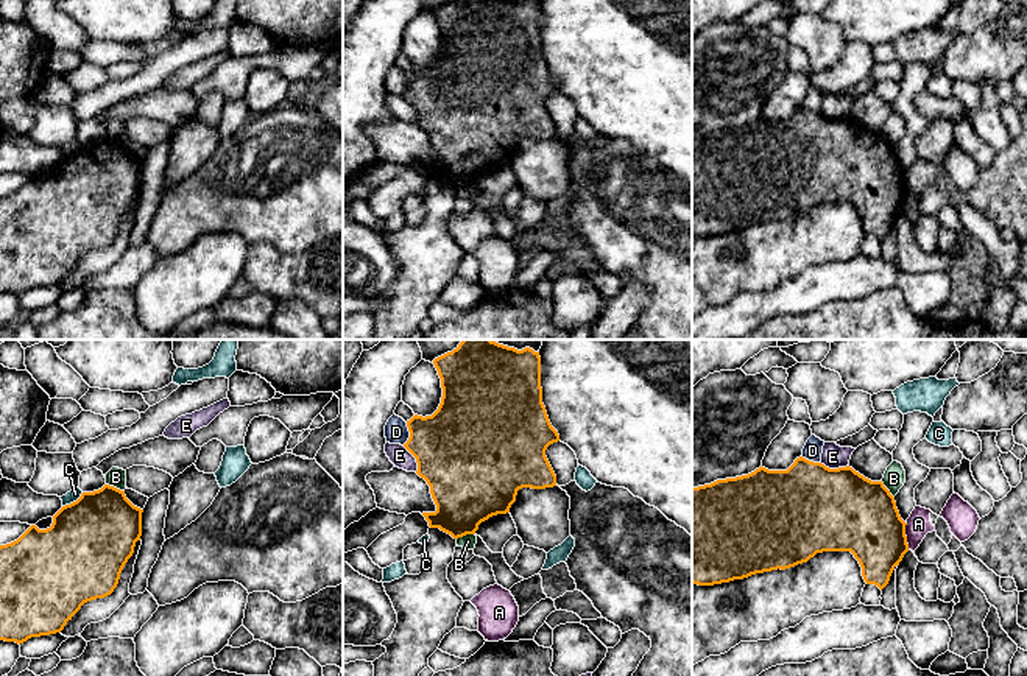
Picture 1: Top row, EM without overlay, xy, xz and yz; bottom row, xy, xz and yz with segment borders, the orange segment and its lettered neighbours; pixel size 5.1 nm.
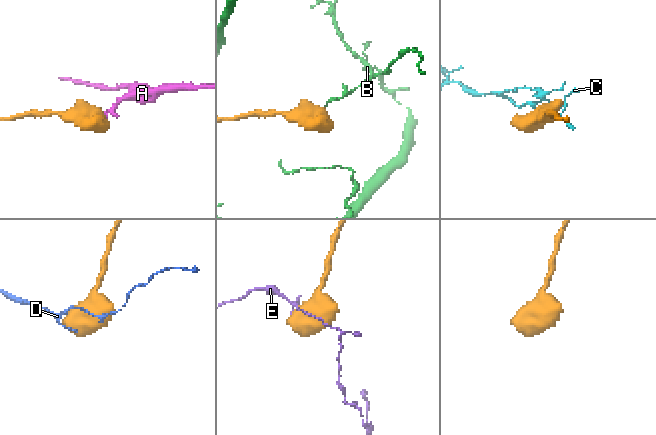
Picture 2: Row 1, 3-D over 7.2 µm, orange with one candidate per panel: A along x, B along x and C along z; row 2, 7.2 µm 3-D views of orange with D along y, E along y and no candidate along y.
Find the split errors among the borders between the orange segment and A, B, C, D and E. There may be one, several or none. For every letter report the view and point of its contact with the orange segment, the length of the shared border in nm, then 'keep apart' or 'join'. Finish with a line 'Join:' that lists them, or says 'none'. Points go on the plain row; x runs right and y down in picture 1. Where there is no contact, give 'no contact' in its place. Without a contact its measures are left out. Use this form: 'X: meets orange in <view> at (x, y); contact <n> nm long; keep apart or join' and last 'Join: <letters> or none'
A: meets orange in yz at (906, 187); contact 150 nm long; keep apart
B: meets orange in xy at (116, 139); contact 100 nm long; keep apart
C: meets orange in xy at (74, 153); contact 130 nm long; keep apart
D: meets orange in xz at (410, 84); contact 120 nm long; keep apart
E: meets orange in yz at (834, 120); contact 150 nm long; keep apart
Join: none

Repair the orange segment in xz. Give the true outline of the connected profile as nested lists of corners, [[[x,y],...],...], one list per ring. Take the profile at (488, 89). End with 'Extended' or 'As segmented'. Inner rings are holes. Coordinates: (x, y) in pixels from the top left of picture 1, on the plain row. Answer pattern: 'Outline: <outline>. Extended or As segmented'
Outline: [[[454,0],[433,11],[441,30],[443,48],[432,67],[415,65],[407,72],[410,83],[404,98],[416,109],[416,125],[430,137],[435,164],[422,164],[430,179],[439,179],[454,190],[475,185],[478,176],[497,165],[510,164],[522,139],[556,137],[556,126],[545,107],[550,95],[559,92],[542,55],[541,8],[533,0]]]. As segmented

